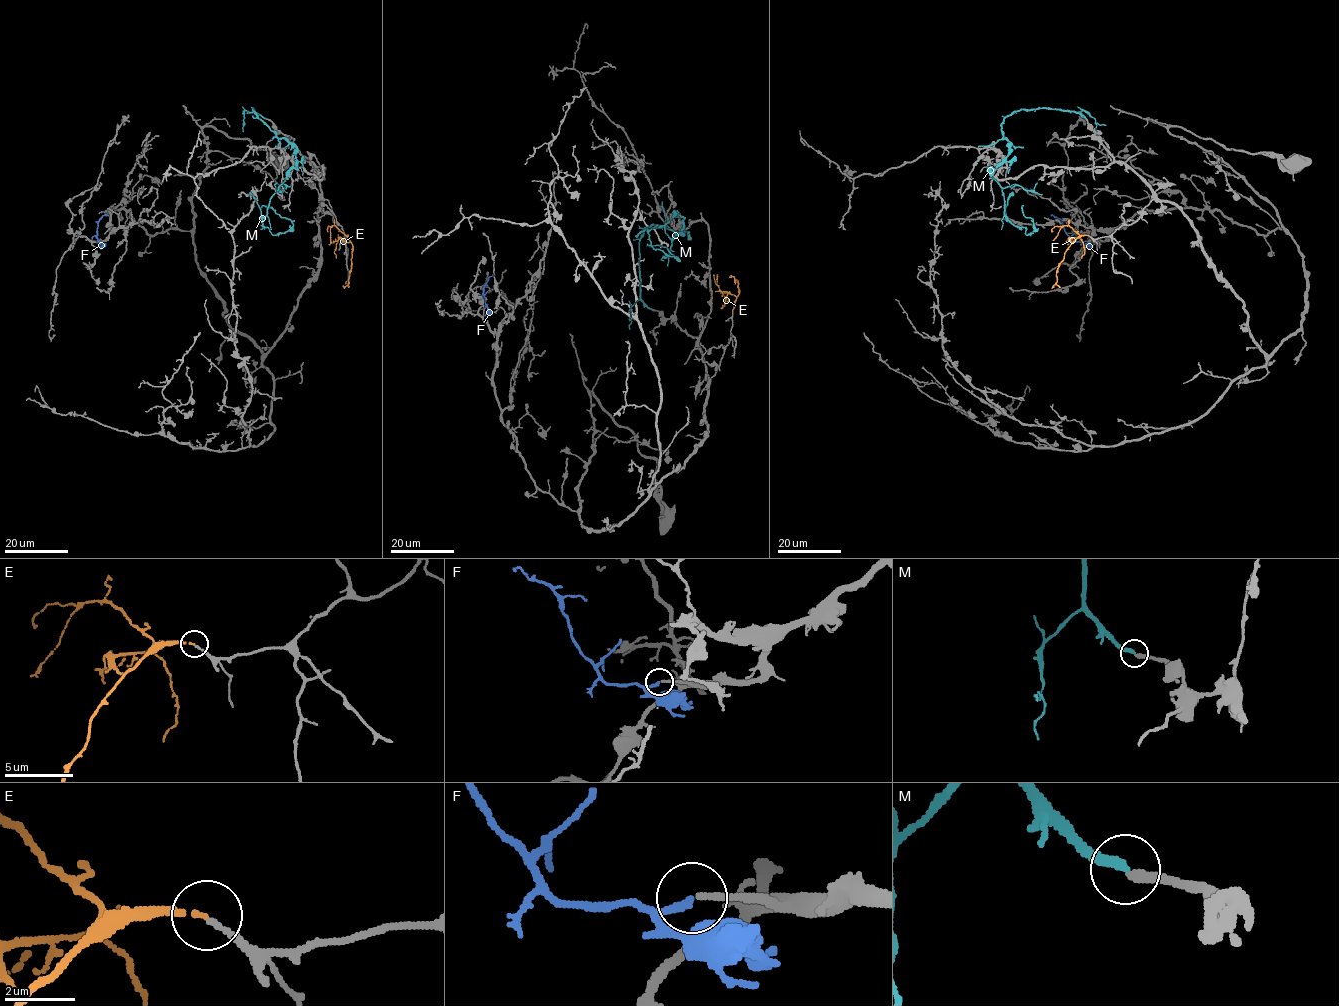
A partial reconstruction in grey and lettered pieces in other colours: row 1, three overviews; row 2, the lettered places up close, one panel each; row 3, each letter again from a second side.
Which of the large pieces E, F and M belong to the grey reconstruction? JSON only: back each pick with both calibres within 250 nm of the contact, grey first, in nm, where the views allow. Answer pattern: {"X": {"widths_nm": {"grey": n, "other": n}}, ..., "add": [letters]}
{"E": {"widths_nm": {"grey": 160, "other": 140}}, "F": {"widths_nm": {"grey": 180, "other": 200}}, "add": ["E", "F"]}

